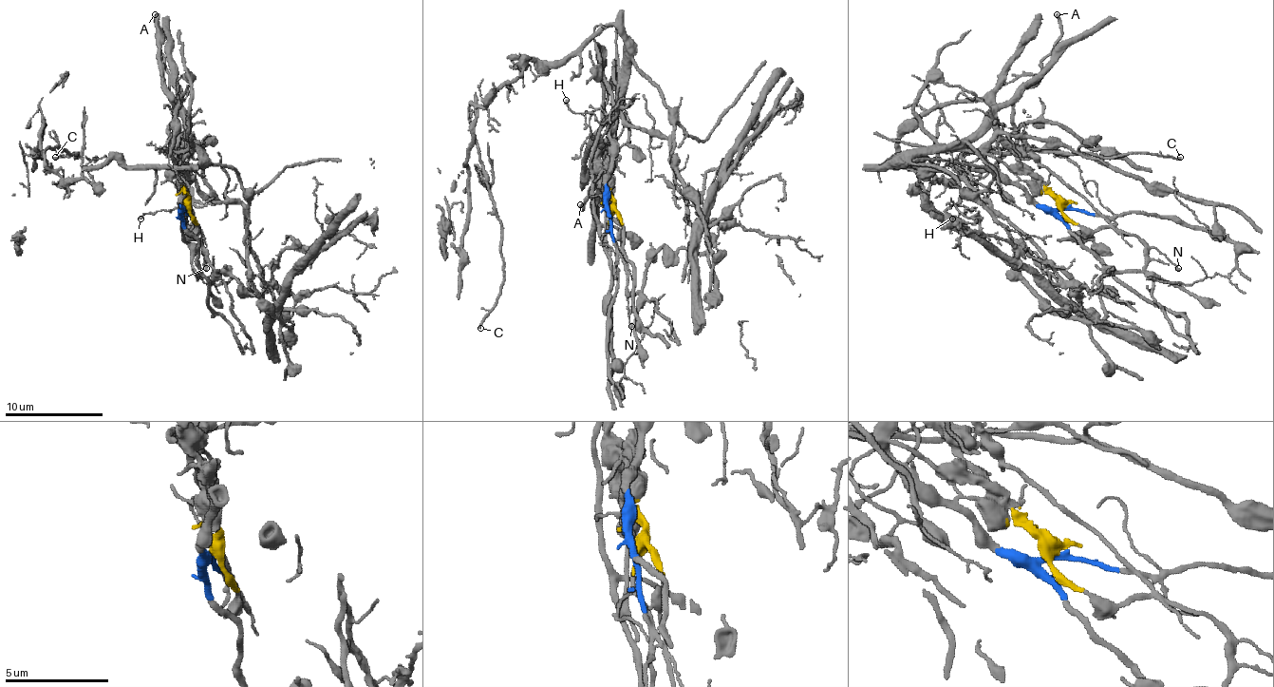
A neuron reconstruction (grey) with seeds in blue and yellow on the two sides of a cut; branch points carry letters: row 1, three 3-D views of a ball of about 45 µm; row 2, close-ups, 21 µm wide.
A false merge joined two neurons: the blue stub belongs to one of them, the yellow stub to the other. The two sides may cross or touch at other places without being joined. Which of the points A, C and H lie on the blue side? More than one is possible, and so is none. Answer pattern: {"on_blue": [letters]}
{"on_blue": ["C"]}

